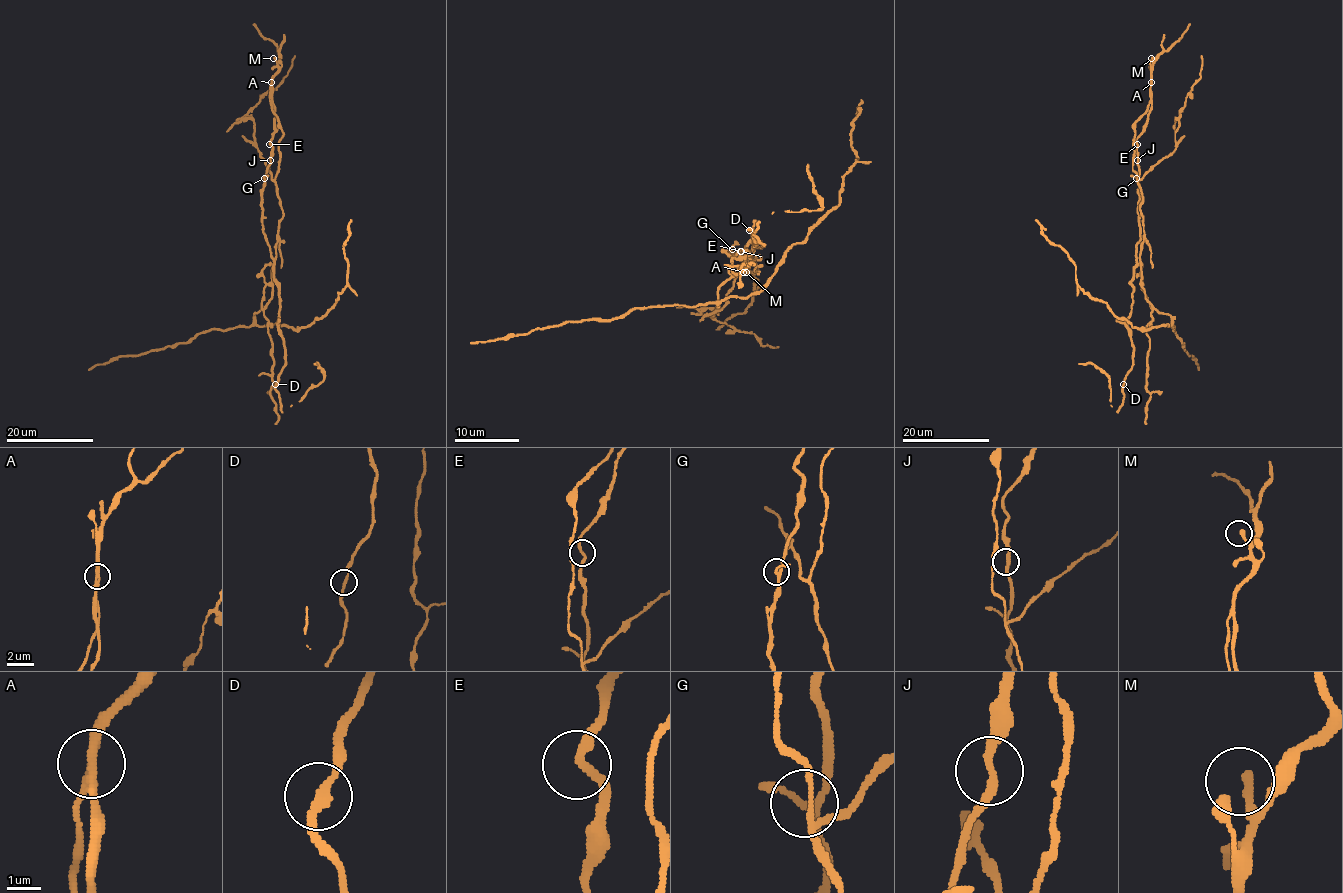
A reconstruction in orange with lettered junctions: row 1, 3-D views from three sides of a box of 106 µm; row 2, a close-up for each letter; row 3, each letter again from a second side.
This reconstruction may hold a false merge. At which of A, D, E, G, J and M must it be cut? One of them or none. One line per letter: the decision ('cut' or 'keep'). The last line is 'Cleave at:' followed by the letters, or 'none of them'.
A: cut
D: keep
E: keep
G: keep
J: keep
M: keep
Cleave at: A

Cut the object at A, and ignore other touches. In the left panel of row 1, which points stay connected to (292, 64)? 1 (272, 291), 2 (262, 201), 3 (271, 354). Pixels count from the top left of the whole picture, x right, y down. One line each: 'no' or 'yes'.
1: yes
2: no
3: yes

